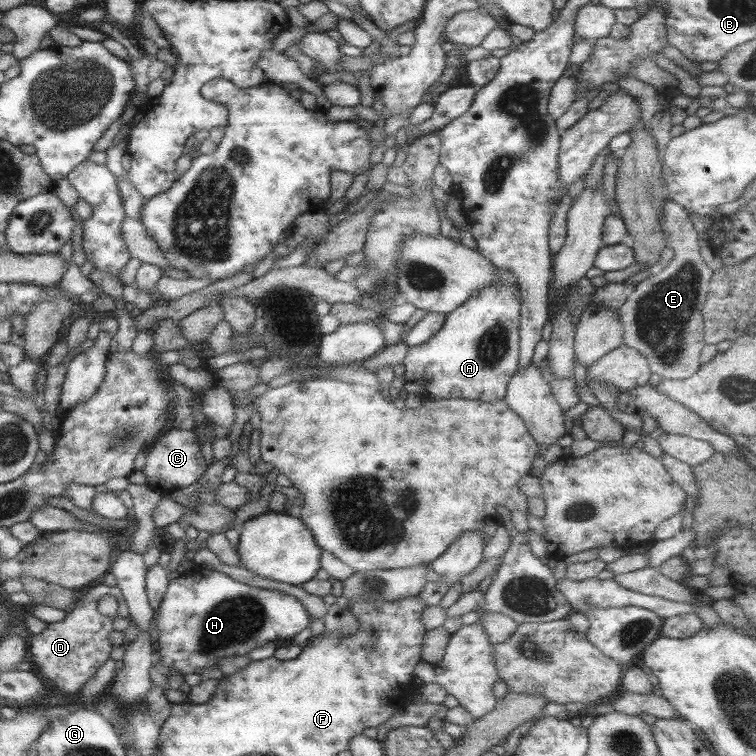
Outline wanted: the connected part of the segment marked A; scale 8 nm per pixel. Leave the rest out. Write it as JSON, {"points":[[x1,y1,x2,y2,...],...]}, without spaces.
{"points":[[496,267,495,279,475,290,471,297,446,315,441,329,430,340,408,347,404,366,405,380,426,388,426,395,434,400,476,400,500,402,506,388,520,365,519,320,521,293,517,278,508,270]]}

